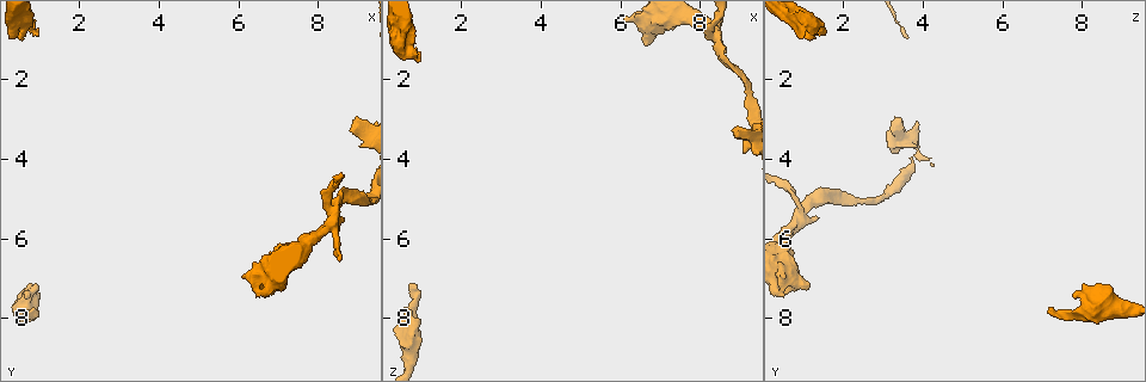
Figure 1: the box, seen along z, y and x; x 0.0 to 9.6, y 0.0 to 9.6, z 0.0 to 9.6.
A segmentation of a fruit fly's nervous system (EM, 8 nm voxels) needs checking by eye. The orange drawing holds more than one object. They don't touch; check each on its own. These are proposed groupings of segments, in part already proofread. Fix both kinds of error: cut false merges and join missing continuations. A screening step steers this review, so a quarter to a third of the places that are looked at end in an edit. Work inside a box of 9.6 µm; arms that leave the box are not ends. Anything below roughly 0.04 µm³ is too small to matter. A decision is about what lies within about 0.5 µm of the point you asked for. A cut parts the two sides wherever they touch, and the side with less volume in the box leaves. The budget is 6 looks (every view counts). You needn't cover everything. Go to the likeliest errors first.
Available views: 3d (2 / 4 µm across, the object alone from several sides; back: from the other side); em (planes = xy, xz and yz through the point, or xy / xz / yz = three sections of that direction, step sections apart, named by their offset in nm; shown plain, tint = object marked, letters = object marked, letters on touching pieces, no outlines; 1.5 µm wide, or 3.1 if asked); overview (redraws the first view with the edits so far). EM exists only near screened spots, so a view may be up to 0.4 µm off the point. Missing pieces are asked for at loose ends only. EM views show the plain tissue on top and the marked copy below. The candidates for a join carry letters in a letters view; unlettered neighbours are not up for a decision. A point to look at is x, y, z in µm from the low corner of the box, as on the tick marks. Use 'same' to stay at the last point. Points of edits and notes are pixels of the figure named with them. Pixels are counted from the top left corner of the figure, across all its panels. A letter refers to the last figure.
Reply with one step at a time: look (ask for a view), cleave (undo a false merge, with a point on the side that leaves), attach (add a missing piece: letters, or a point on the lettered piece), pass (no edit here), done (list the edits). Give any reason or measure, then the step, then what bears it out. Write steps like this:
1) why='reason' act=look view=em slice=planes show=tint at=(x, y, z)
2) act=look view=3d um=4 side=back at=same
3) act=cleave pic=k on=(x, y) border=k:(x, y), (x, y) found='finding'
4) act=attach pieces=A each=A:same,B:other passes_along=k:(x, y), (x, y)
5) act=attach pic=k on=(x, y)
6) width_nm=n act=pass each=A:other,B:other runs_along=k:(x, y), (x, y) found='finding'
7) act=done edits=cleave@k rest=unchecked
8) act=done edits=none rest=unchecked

why='free end' act=look view=em slice=xz step=8 show=letters at=(1.00, 0.90, 1.45)

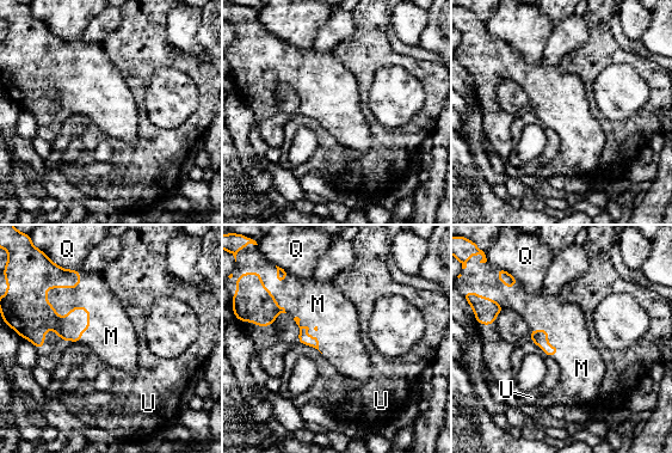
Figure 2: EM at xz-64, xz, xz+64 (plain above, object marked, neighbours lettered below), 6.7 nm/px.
act=attach pieces=M each=M:same,Q:other,U:other passes_along=2:(68, 328), (81, 307), (110, 331) found='it goes on there'

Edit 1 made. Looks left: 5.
why='redraw' act=look view=overview

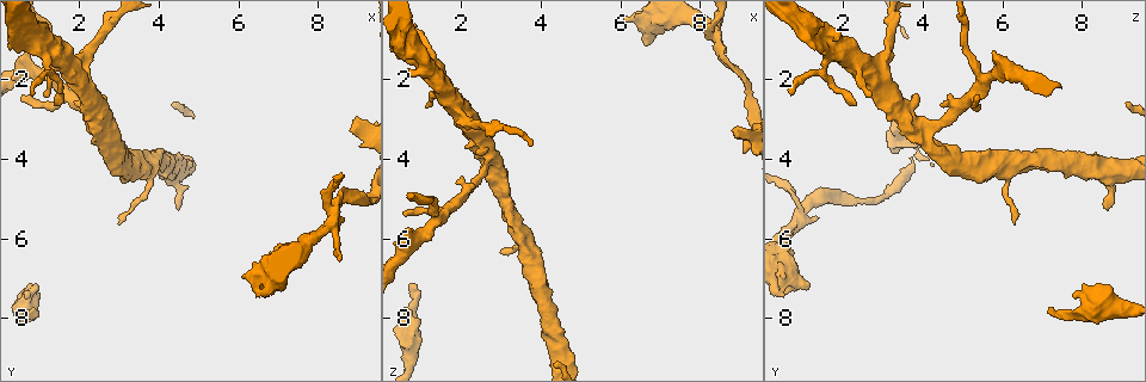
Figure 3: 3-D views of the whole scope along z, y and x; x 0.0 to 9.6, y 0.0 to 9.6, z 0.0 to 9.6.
act=look view=3d um=2 side=back at=(8.45, 5.30, 0.85)

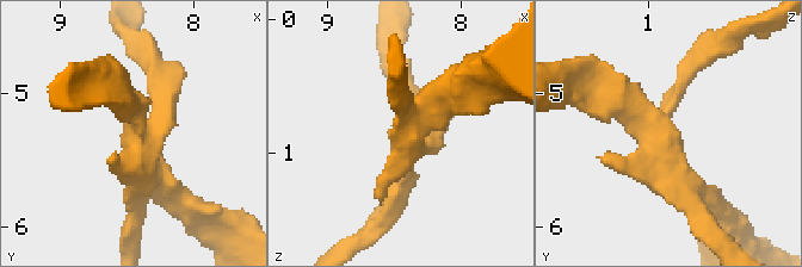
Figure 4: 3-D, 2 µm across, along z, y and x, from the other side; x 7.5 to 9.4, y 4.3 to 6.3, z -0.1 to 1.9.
why='shape alone is not enough' act=look view=em slice=planes show=letters at=(8.42, 5.30, 0.88)

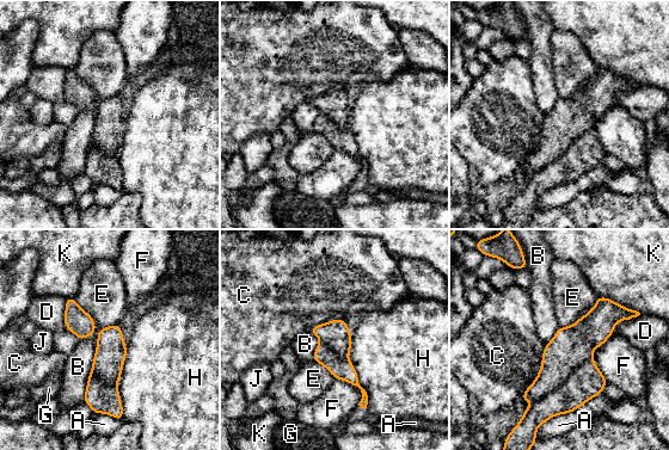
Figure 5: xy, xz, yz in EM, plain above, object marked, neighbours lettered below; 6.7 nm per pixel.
longest_contact=H:550nm act=cleave pic=5 on=(585, 382) each=A:other,B:other,C:other,D:other,E:other,F:other,G:other,H:other,J:other,K:other border=5:(591, 358), (533, 402) found='a second neuron is stuck on'

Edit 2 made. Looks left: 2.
why='tapers out' act=look view=em slice=xy step=8 show=tint at=(1.15, 2.40, 2.65)

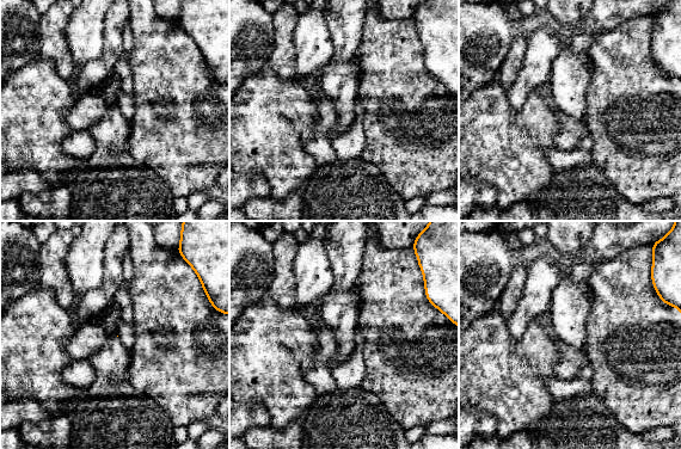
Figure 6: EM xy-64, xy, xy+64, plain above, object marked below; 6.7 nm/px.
why='cut it another way' act=look view=em slice=planes show=letters at=same

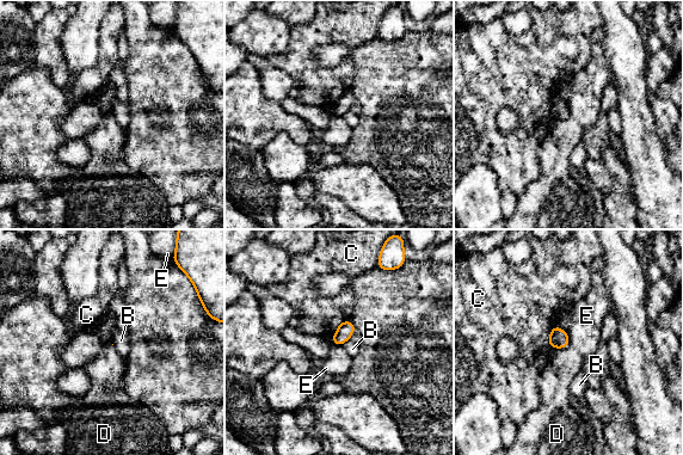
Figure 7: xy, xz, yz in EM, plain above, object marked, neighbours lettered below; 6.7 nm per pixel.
longest_contact=C:170nm act=pass each=B:other,C:other,D:other,E:other border=7:(570, 345), (552, 349) found='no lettered piece goes on from it'

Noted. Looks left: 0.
act=done edits=attach@2,cleave@5 rest=unchecked

